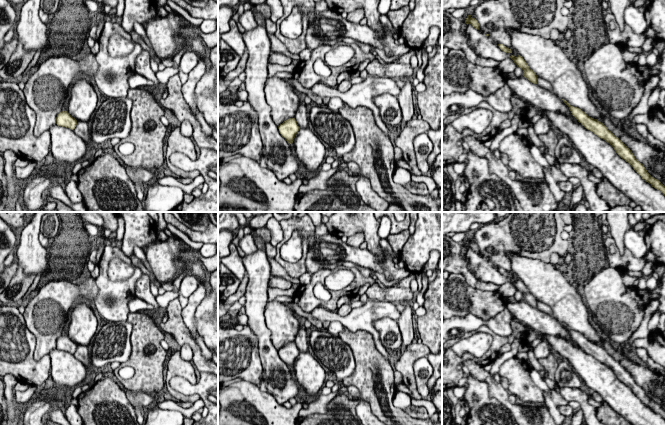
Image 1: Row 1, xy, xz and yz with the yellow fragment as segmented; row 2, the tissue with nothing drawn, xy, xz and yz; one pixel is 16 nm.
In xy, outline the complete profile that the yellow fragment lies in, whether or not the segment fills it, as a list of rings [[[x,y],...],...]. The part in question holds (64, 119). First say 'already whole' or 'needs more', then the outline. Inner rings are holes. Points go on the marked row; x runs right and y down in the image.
needs more; [[[77,77],[72,84],[68,110],[57,115],[56,124],[74,131],[78,121],[88,122],[95,112],[99,93],[91,80]]]

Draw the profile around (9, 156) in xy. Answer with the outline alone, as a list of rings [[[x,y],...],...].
[[[12,150],[3,152],[5,161],[4,171],[7,179],[6,194],[0,202],[0,208],[7,208],[16,198],[17,195],[17,181],[15,180],[14,162],[18,158]]]

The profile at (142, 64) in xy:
[[[142,50],[141,54],[137,56],[135,61],[135,71],[137,74],[147,78],[154,83],[153,87],[160,88],[155,72],[150,66],[150,54],[146,50]]]

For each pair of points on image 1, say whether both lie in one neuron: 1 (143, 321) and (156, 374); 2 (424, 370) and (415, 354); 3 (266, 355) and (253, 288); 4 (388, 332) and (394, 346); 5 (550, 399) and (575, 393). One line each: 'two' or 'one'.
1: one
2: two
3: one
4: one
5: two

